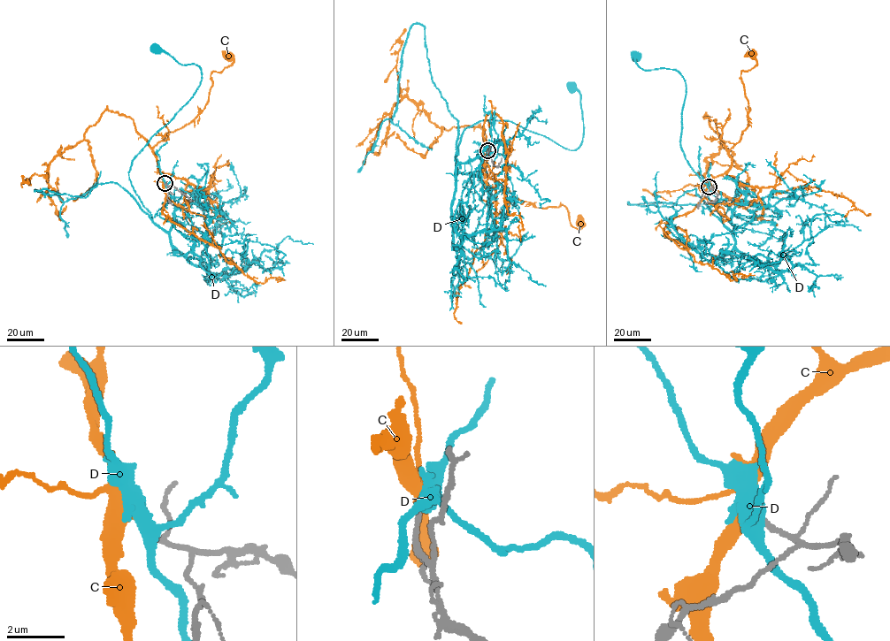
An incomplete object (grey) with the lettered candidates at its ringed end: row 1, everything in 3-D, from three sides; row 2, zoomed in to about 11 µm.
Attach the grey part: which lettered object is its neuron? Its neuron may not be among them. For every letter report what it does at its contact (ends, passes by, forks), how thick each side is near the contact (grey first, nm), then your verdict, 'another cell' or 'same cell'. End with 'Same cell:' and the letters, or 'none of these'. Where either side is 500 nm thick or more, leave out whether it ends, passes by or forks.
C: it passes by | 150/380 nm | same cell
D: it forks | 170/420 nm | another cell
Same cell: C

